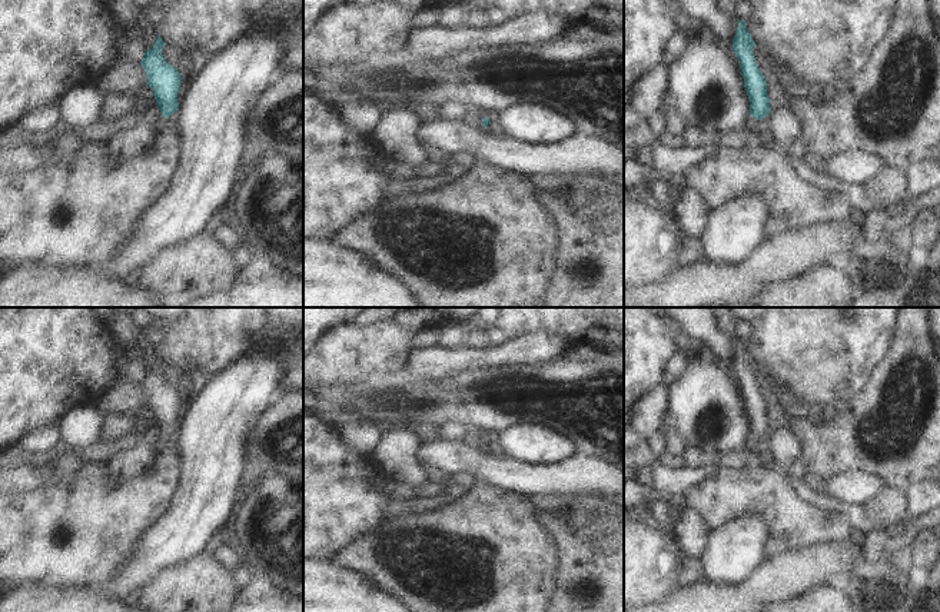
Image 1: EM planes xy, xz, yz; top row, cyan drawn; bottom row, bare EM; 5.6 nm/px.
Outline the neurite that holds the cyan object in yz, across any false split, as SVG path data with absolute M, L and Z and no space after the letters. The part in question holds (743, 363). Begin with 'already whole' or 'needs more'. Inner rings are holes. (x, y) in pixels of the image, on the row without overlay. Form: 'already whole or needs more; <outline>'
needs more; M738 340L738 347L733 359L733 370L740 382L744 408L750 420L750 438L740 450L757 450L758 442L770 433L767 403L755 385L753 375L754 366L755 363L747 352L745 340Z

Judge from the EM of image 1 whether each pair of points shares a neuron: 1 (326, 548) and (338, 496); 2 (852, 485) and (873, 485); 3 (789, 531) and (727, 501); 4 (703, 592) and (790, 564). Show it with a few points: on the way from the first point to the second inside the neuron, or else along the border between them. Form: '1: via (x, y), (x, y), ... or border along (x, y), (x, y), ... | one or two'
1: via (326, 535), (326, 509) | one
2: via (857, 485), (867, 485) | one
3: via (773, 515), (759, 501), (743, 501) | one
4: via (724, 595), (753, 595), (769, 584) | one

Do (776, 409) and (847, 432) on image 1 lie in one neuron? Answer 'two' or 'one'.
one

